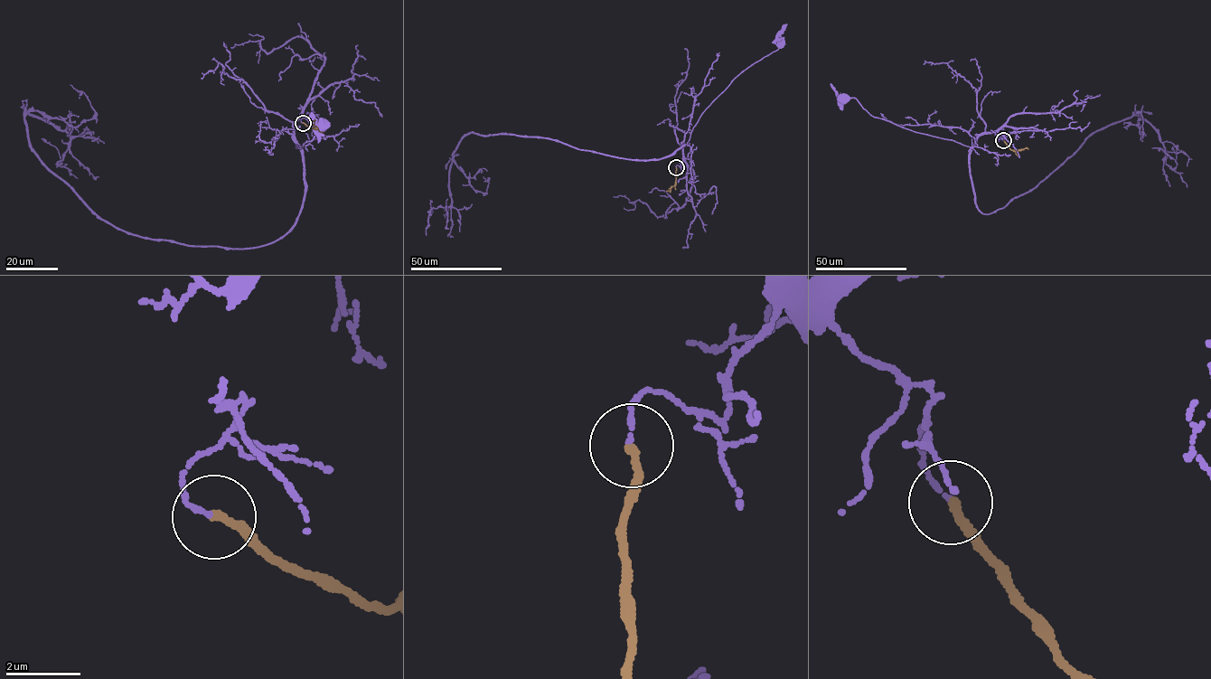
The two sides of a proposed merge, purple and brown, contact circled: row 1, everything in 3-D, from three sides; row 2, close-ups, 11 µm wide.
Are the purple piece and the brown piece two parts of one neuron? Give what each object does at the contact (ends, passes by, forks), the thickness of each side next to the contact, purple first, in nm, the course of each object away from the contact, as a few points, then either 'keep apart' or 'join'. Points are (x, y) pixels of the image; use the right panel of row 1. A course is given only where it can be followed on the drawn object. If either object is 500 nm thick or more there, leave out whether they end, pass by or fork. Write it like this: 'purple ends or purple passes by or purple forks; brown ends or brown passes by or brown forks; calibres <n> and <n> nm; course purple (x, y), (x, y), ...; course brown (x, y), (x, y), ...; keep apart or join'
purple ends; brown ends; calibres 100 and 220 nm; course purple (1004, 140), (998, 132), (984, 132), (971, 147), (876, 117), (854, 98), (843, 99); course brown (1004, 140), (1010, 149), (1027, 149); keep apart

